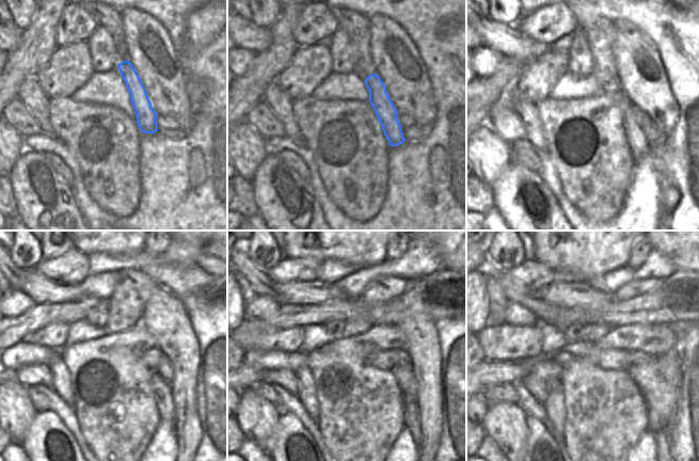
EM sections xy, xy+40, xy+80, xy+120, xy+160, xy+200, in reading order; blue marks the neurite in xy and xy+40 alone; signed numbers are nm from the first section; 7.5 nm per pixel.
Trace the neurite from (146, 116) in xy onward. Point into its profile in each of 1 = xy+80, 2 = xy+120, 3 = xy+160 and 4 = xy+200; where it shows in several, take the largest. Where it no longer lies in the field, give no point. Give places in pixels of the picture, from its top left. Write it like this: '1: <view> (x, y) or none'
1: xy+80 (638, 145)
2: xy+120 (161, 388)
3: xy+160 (410, 409)
4: xy+200 (662, 439)

